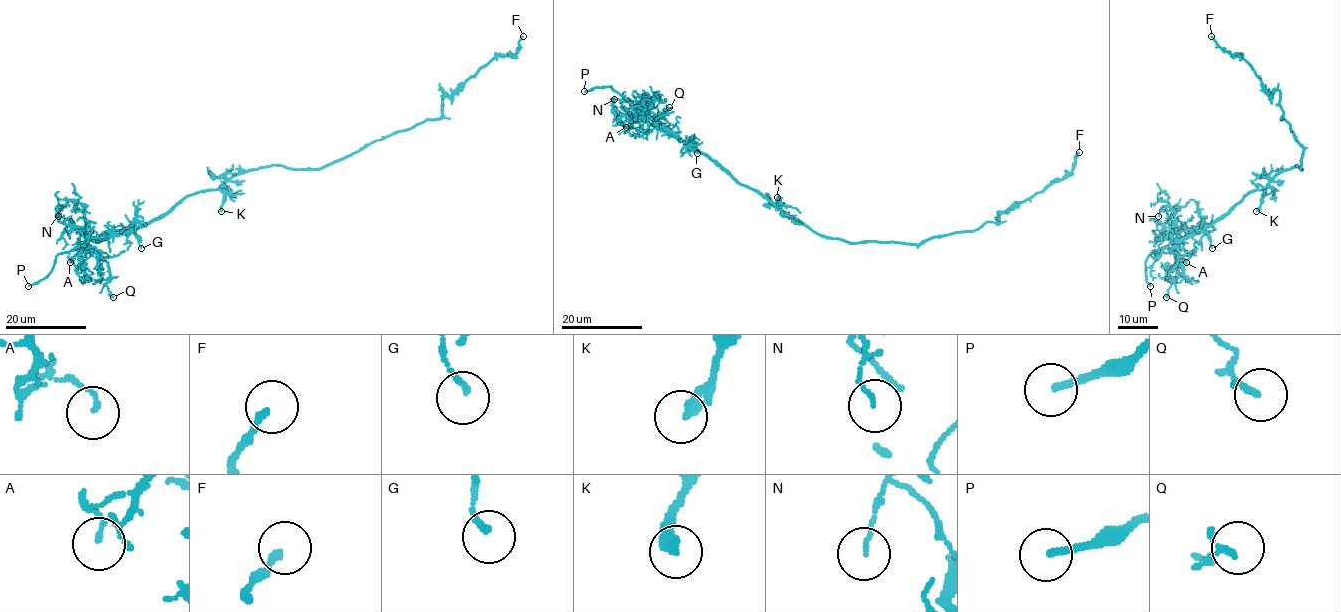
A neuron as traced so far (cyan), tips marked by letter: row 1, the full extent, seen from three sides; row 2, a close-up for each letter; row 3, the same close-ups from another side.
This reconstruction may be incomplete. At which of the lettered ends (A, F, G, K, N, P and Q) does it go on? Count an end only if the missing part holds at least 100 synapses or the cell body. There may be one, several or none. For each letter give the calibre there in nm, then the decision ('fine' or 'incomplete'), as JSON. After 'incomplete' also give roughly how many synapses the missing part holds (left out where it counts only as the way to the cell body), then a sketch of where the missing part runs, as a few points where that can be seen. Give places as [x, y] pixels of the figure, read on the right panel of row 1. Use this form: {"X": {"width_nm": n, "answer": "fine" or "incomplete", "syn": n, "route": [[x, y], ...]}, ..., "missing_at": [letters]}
{"A": {"width_nm": 130, "answer": "fine"}, "F": {"width_nm": 140, "answer": "fine"}, "G": {"width_nm": 160, "answer": "fine"}, "K": {"width_nm": 260, "answer": "fine"}, "N": {"width_nm": 100, "answer": "fine"}, "P": {"width_nm": 190, "answer": "incomplete", "route": [[1150, 286], [1163, 297], [1190, 303], [1200, 313], [1209, 300], [1215, 299], [1222, 318], [1225, 318]]}, "Q": {"width_nm": 180, "answer": "fine"}, "missing_at": ["P"]}

